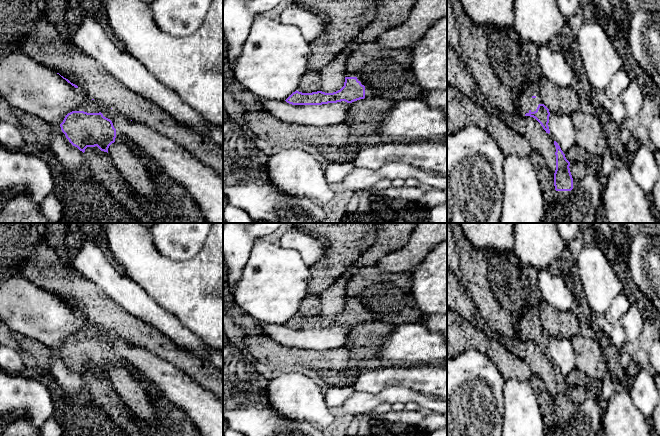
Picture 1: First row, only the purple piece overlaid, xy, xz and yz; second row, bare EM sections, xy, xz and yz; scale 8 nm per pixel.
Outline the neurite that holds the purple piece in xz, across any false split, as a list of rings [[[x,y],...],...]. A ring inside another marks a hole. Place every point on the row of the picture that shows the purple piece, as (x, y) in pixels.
[[[346,73],[344,86],[333,93],[322,91],[312,93],[293,92],[285,101],[292,105],[322,105],[345,101],[354,101],[371,98],[375,96],[375,91],[366,87],[361,79],[352,73]]]

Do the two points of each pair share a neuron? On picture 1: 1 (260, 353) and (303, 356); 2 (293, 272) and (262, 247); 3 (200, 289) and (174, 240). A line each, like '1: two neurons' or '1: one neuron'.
1: one neuron
2: one neuron
3: two neurons

